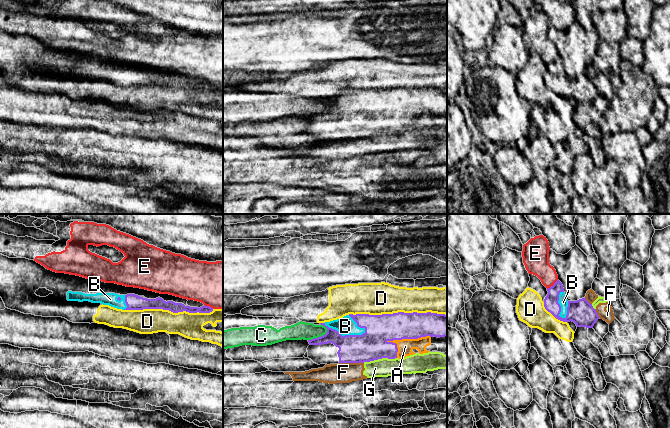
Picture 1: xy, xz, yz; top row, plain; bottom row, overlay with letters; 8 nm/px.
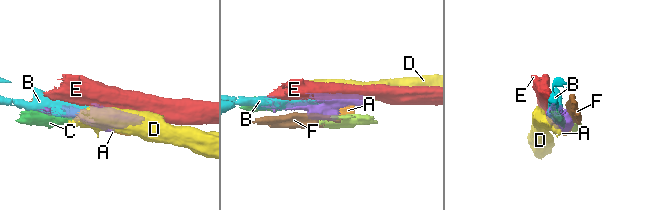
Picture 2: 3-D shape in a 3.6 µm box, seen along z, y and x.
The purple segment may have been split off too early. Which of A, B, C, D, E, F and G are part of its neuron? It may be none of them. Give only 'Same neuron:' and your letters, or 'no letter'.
Same neuron: A, B

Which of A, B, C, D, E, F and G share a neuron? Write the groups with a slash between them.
A B / C / D / E / F G

